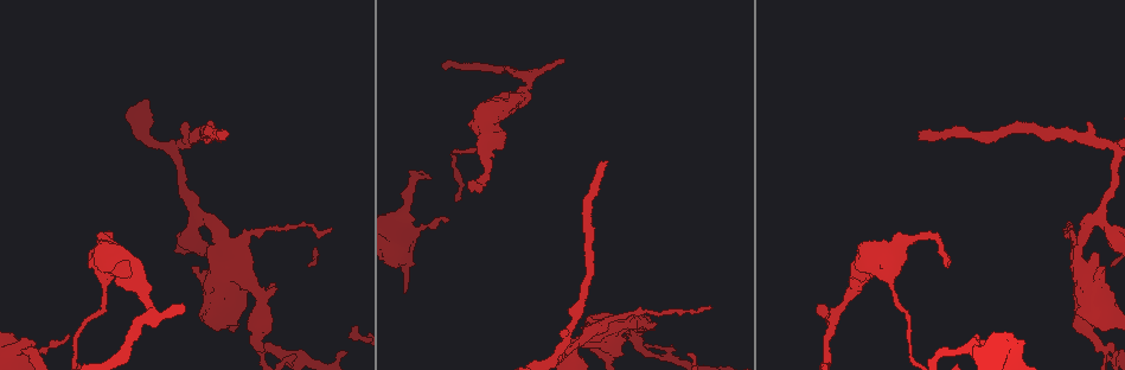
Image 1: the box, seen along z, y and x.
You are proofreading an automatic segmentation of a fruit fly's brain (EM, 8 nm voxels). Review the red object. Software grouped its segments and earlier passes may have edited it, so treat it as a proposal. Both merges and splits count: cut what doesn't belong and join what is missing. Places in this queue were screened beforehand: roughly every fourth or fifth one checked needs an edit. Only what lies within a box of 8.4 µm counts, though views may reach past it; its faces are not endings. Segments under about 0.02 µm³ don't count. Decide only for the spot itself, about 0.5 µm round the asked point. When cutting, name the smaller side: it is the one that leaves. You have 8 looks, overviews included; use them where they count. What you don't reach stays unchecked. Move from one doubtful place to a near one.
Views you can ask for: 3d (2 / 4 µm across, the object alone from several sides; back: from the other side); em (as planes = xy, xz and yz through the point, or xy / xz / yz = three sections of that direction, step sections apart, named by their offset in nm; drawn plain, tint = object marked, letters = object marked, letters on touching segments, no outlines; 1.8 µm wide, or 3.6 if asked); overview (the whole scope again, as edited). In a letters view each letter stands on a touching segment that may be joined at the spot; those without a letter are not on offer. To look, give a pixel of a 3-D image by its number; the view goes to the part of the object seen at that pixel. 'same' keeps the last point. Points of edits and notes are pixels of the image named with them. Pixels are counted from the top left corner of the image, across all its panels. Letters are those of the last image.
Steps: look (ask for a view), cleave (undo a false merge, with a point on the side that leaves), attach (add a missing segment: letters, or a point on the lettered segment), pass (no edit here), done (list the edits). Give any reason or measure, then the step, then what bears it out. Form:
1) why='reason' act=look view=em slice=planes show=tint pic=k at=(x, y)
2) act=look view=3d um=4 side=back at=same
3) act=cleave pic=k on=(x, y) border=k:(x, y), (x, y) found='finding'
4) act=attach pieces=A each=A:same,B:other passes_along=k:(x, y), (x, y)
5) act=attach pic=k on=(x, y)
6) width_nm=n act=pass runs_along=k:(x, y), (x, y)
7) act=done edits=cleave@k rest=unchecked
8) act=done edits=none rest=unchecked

why='a narrow waist' act=look view=3d um=2 pic=1 at=(197, 216)

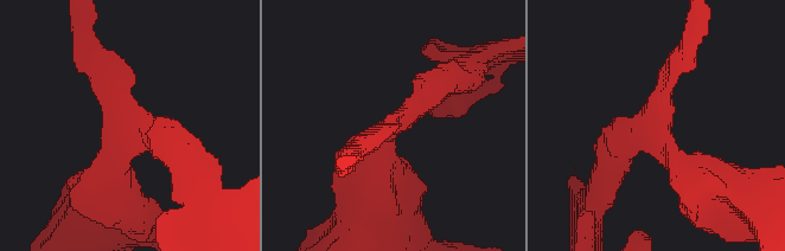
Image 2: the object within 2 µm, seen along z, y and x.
arms=3 act=look view=em slice=planes show=letters pic=2 at=(131, 124)

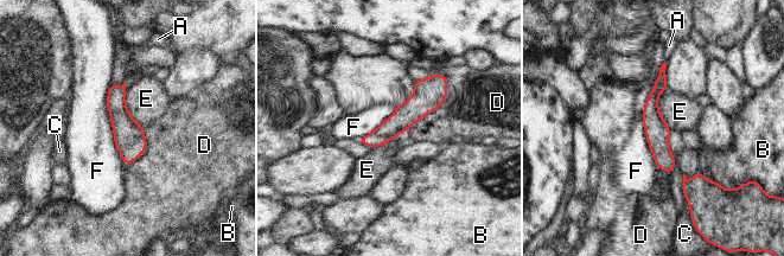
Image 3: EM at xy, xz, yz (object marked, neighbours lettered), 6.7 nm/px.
width_nm=160 act=pass each=A:other,B:other,C:other,D:other,E:other,F:other border=3:(110, 83), (107, 110), (127, 165) found='one neuron here'

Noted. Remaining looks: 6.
act=look view=3d um=4 pic=1 at=(920, 131)

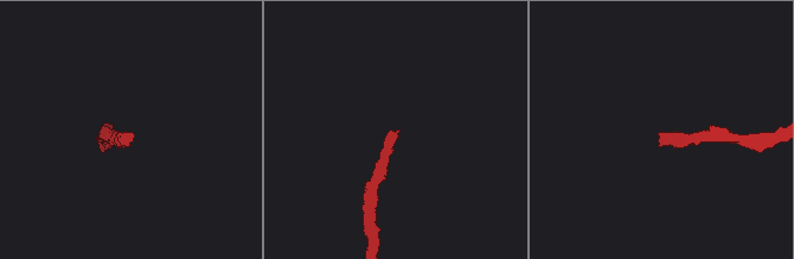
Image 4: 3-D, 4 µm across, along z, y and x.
why='shape alone is not enough' act=look view=em slice=planes show=letters pic=4 at=(659, 133)

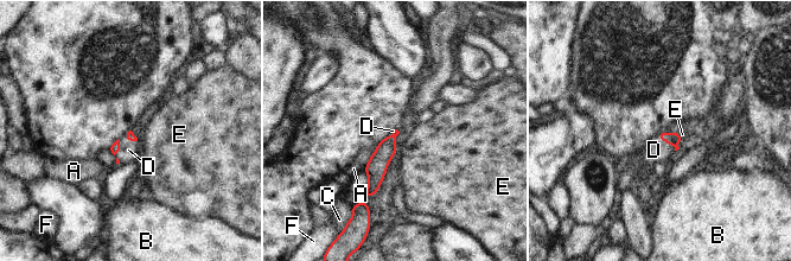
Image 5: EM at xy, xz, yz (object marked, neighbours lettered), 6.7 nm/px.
act=attach pieces=D each=A:other,B:other,C:other,D:same,E:other,F:other passes_along=5:(674, 139), (665, 141), (654, 150) found='the neuron continues'

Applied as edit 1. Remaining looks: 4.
why='tapers out' act=look view=3d um=2 pic=1 at=(185, 307)

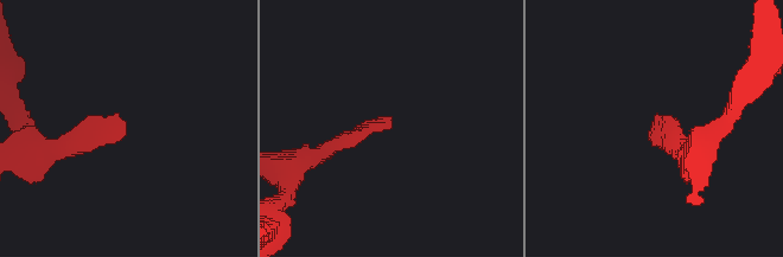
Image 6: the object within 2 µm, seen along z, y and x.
act=look view=em slice=xy step=8 show=tint pic=6 at=(651, 127)

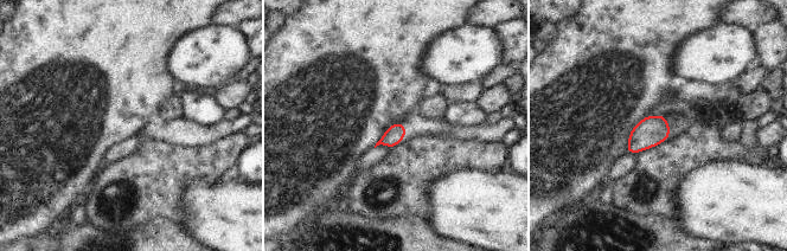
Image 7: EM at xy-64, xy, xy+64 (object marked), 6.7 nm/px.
act=look view=em slice=planes show=letters at=same

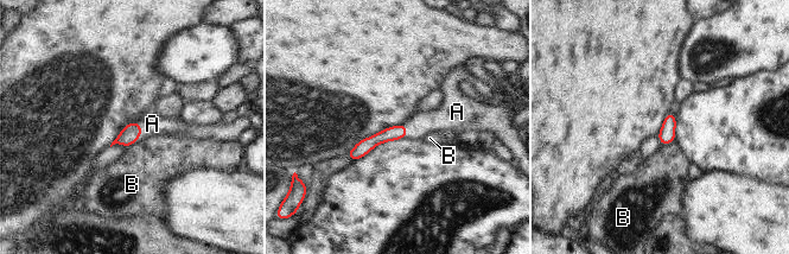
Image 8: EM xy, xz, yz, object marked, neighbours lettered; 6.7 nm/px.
act=attach pieces=A each=A:same,B:other passes_along=8:(131, 133), (140, 128), (152, 124) found='the neuron continues'

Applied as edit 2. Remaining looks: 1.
act=done edits=attach@5,attach@8 rest=unchecked

